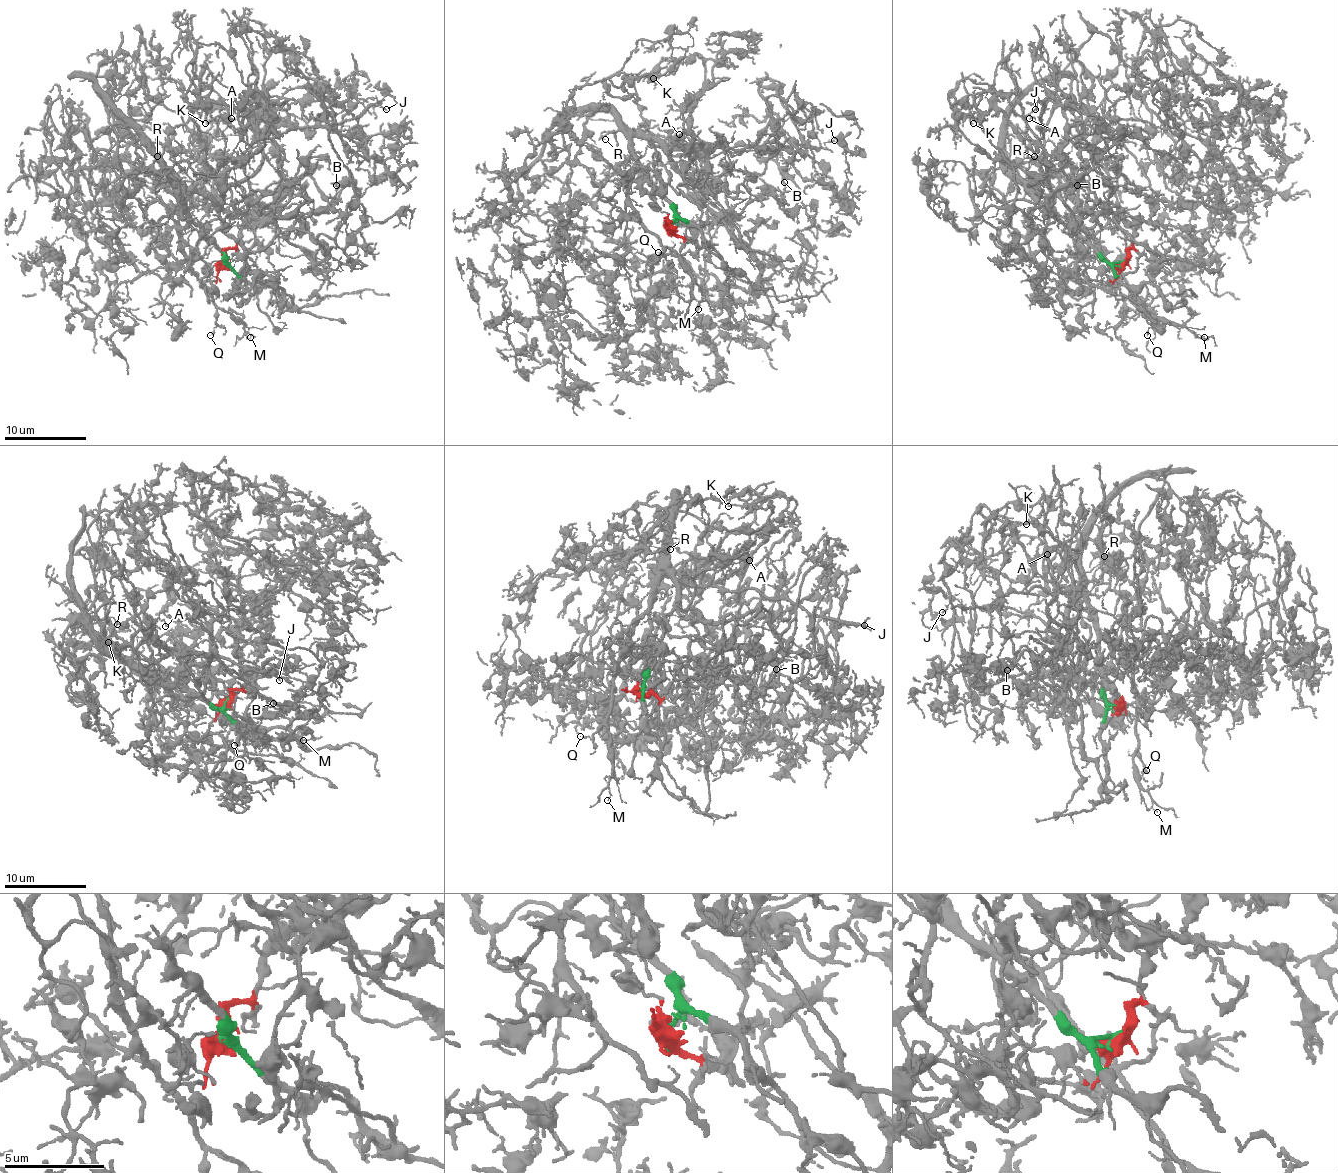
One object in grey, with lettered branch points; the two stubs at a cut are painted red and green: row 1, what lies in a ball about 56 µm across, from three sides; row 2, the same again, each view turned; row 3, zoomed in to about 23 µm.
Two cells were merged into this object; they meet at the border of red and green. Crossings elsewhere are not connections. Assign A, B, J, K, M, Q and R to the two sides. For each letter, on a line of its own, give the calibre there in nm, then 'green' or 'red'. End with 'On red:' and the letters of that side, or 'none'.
A: 80 nm | green
B: 110 nm | red
J: 130 nm | green
K: 90 nm | red
M: 50 nm | green
Q: 120 nm | green
R: 90 nm | green
On red: B, K

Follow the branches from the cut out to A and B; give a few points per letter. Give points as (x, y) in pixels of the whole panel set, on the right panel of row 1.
A: (1122, 260), (1106, 262), (1032, 191), (1040, 169), (1028, 155), (1024, 142), (1026, 120), (1032, 116), (1028, 118)
B: (1122, 260), (1134, 228), (1097, 214), (1079, 226), (1089, 236), (1077, 185)

